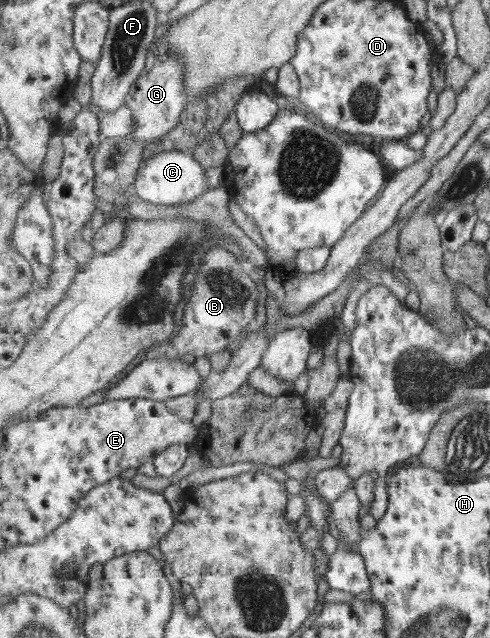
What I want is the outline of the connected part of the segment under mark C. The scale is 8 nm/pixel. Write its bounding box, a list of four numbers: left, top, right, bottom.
[136,152,208,204]

